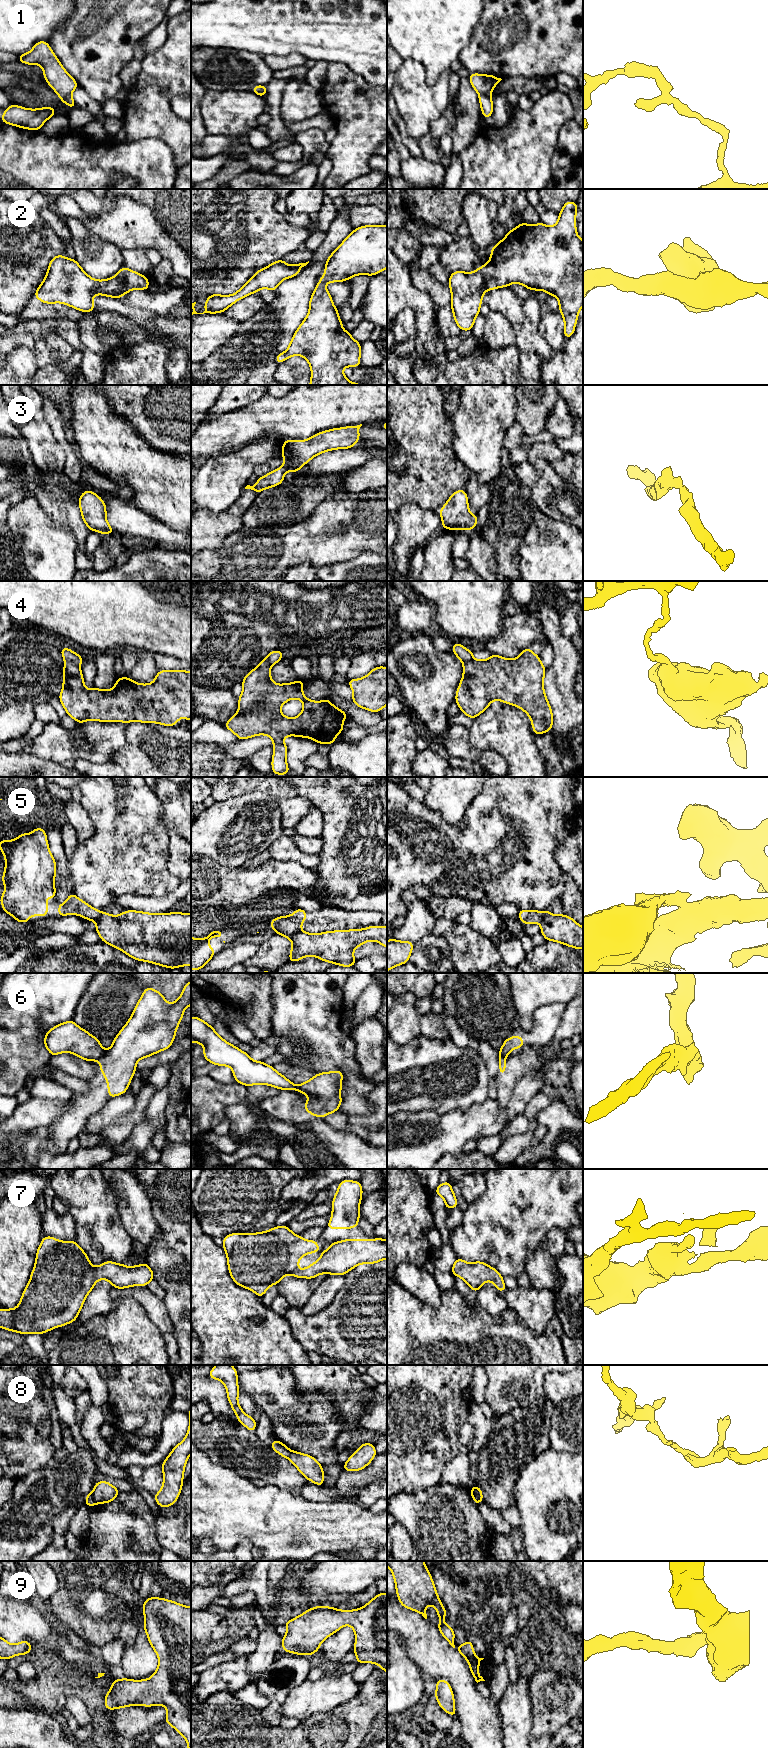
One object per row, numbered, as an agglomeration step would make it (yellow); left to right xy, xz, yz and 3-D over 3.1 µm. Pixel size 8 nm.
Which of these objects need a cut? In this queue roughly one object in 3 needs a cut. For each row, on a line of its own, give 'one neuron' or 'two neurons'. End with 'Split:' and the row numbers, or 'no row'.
1: two neurons
2: one neuron
3: one neuron
4: two neurons
5: two neurons
6: two neurons
7: one neuron
8: two neurons
9: one neuron
Split: 1, 4, 5, 6, 8

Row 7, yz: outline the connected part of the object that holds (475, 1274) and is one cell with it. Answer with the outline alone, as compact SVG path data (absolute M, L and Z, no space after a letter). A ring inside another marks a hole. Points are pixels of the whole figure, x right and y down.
M456 1258L451 1273L463 1279L471 1290L478 1292L487 1281L492 1281L499 1292L507 1290L503 1276L494 1268L482 1261L468 1263L463 1259Z

